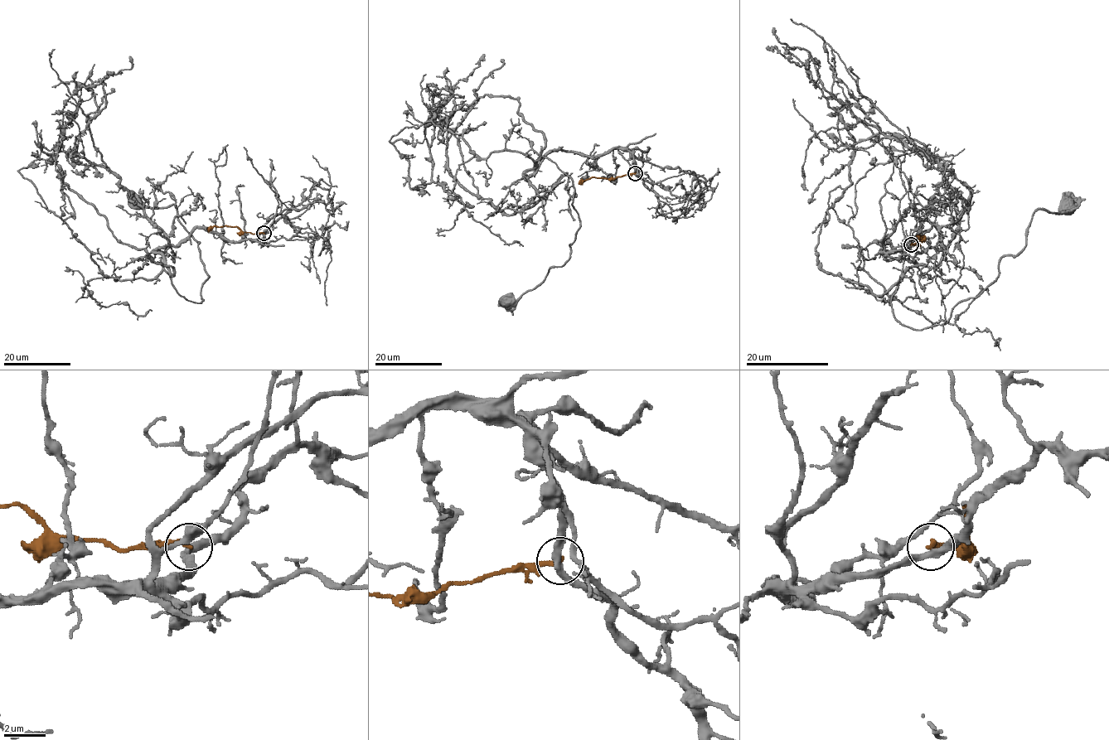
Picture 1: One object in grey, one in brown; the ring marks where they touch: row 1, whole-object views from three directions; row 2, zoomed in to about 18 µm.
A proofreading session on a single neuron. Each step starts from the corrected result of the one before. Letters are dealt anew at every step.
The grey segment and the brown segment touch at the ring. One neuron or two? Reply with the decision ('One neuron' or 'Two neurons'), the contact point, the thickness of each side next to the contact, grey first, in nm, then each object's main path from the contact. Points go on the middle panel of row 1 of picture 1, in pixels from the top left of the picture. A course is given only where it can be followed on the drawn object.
Two neurons. Place: (635, 173). Thickness 340 nm (grey) against 200 nm. Course of grey: (635, 173), (620, 148), (552, 149), (526, 176), (534, 162), (572, 181), (580, 228), (562, 266), (507, 298). Course of brown: (635, 173), (613, 178), (588, 178), (578, 184)

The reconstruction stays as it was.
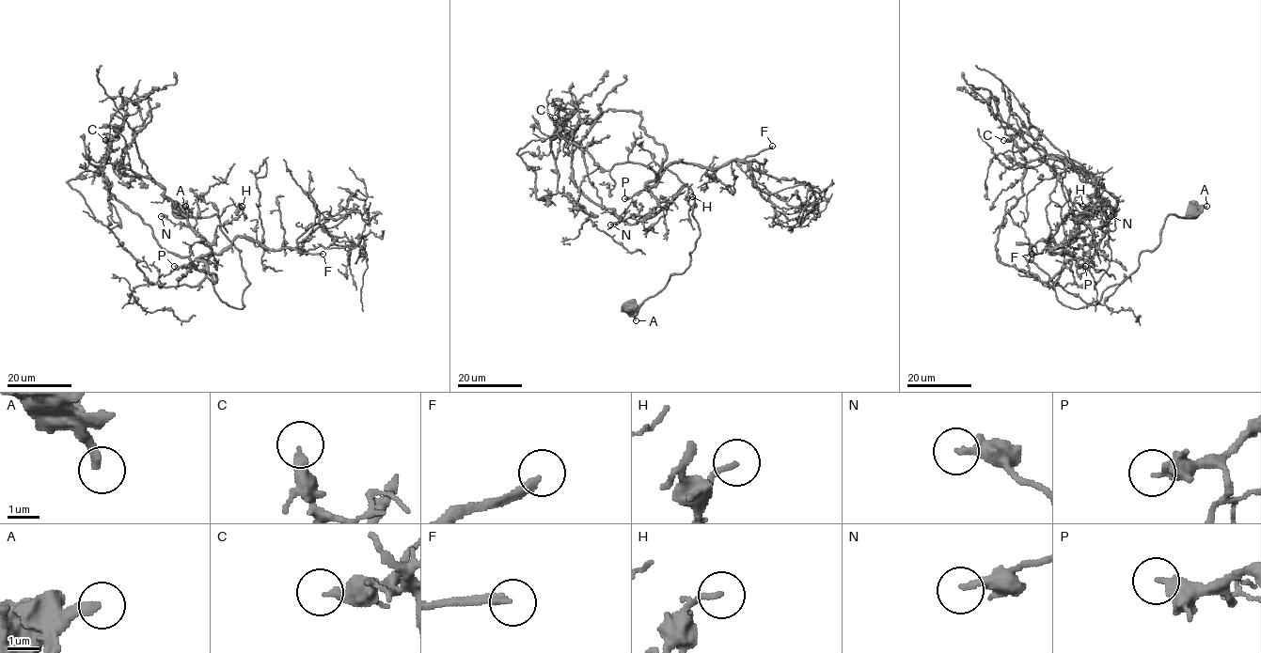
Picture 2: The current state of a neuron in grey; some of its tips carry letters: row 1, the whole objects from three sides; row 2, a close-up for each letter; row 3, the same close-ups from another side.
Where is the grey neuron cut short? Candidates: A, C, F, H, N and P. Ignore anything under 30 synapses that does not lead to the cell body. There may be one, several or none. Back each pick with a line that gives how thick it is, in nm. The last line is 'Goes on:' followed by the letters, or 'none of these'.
F: Thickness 220 nm
P: Thickness 400 nm
Goes on: F, P

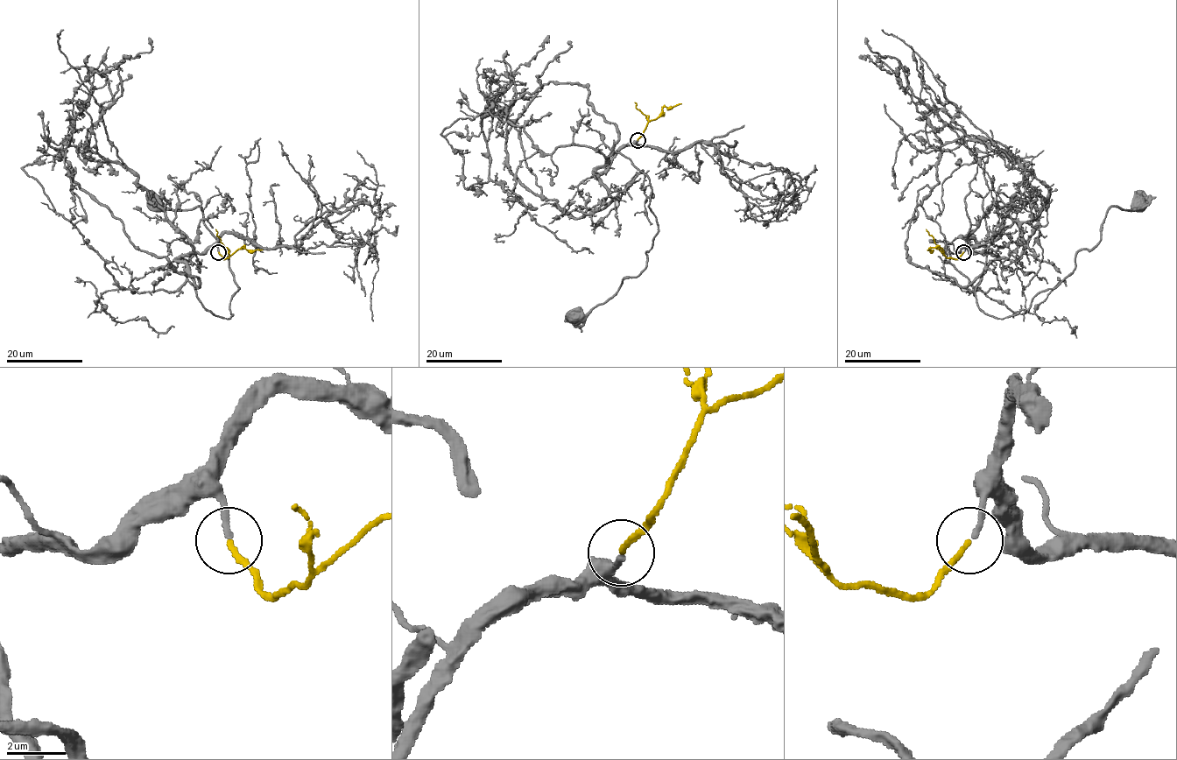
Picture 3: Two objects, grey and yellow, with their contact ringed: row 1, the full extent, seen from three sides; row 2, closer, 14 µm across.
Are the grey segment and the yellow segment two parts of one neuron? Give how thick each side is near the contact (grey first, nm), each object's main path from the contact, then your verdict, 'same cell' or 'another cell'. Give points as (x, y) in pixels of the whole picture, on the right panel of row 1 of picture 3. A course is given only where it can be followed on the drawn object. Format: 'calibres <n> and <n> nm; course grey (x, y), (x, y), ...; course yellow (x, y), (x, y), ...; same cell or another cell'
calibres 200 and 180 nm; course grey (963, 251), (997, 256), (975, 287), (977, 306), (1001, 318), (1024, 313), (1100, 240), (1111, 207), (1137, 202); course yellow (963, 252), (958, 259), (951, 259), (940, 249), (931, 248), (931, 250), (927, 250); same cell

